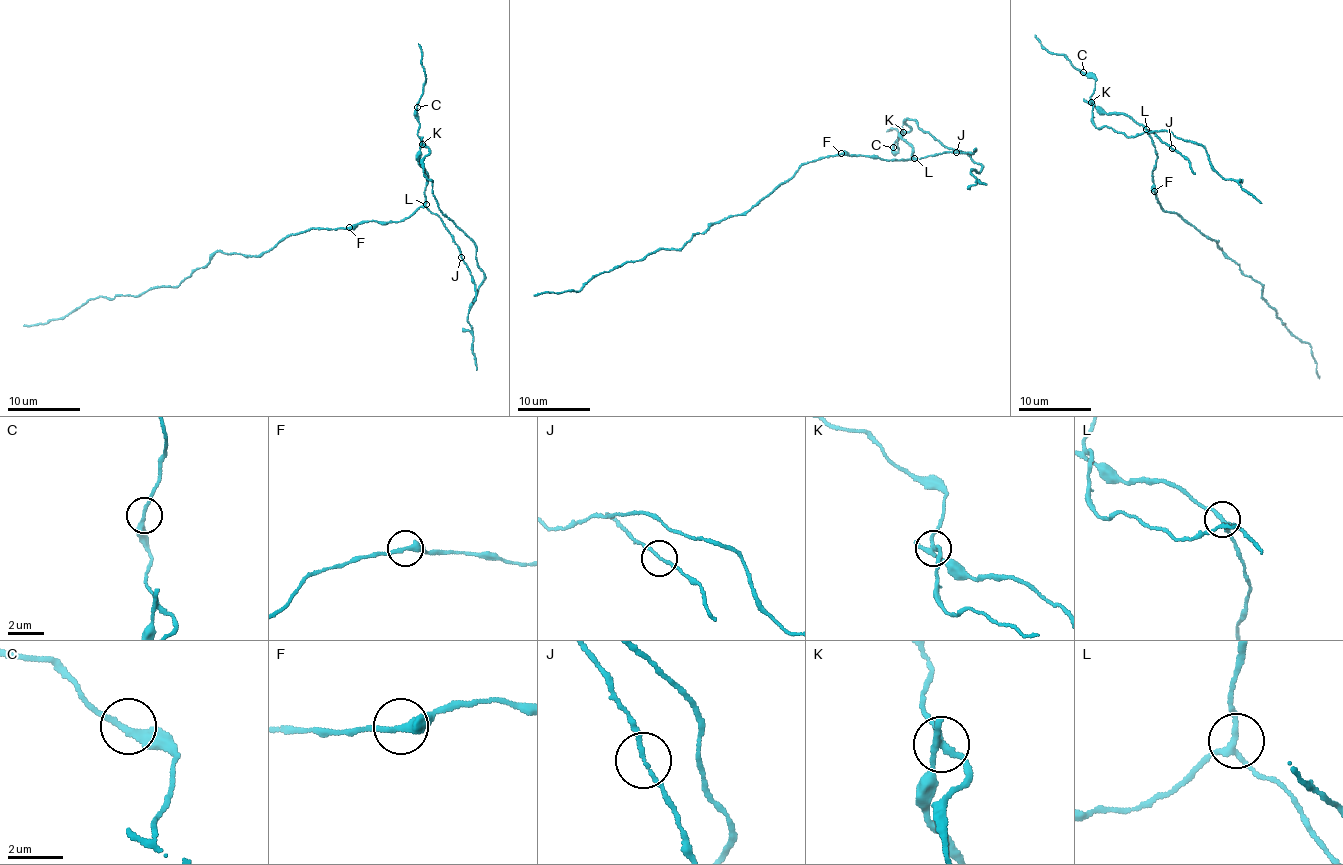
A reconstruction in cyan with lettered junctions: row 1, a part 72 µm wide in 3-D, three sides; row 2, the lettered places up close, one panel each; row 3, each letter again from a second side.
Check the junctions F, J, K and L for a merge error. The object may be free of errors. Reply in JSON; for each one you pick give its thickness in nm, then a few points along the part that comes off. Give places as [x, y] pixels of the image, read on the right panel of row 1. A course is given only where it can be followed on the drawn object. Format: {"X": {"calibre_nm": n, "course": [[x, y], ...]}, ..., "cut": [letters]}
{"K": {"calibre_nm": 220, "course": [[1091, 102], [1094, 101], [1095, 127], [1129, 136], [1161, 130], [1202, 145], [1217, 173], [1232, 179], [1262, 204]]}, "cut": ["K"]}

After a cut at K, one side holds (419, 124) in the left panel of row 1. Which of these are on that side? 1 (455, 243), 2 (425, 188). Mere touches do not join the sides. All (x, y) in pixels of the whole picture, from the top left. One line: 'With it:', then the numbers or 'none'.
With it: none

